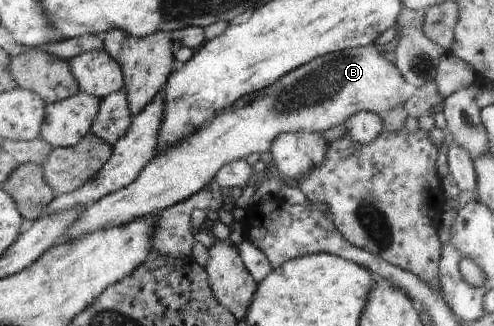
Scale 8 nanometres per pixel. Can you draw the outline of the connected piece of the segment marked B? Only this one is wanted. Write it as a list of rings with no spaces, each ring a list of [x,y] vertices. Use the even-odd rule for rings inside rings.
[[[374,45],[324,53],[323,56],[314,58],[311,62],[282,76],[275,84],[270,84],[270,87],[241,97],[233,105],[213,113],[199,128],[191,130],[191,134],[182,138],[178,143],[160,148],[155,158],[146,164],[134,182],[121,190],[104,196],[101,200],[82,210],[73,228],[56,244],[98,230],[123,226],[143,217],[155,218],[160,212],[166,211],[166,208],[189,200],[194,194],[199,194],[215,181],[218,172],[228,164],[246,159],[250,154],[261,155],[264,152],[269,152],[274,140],[277,140],[278,136],[283,133],[298,133],[299,131],[322,133],[345,124],[350,116],[359,111],[374,112],[376,115],[382,116],[391,109],[402,106],[398,88],[403,82],[398,68],[392,62],[391,57],[383,53],[381,47]]]

